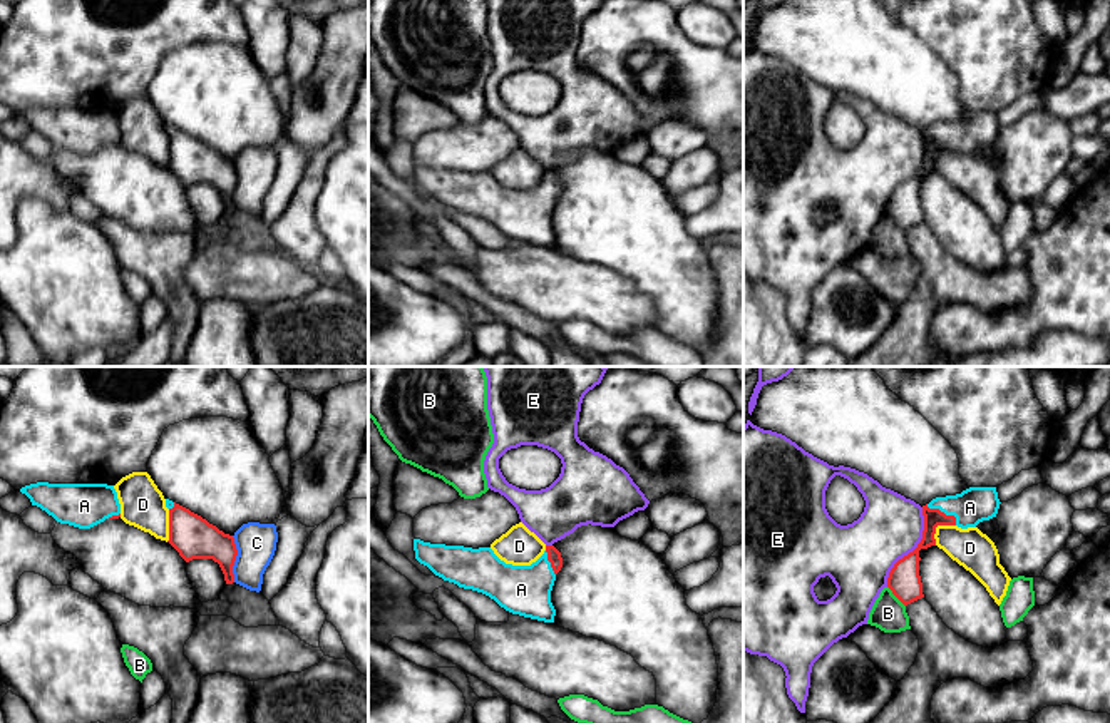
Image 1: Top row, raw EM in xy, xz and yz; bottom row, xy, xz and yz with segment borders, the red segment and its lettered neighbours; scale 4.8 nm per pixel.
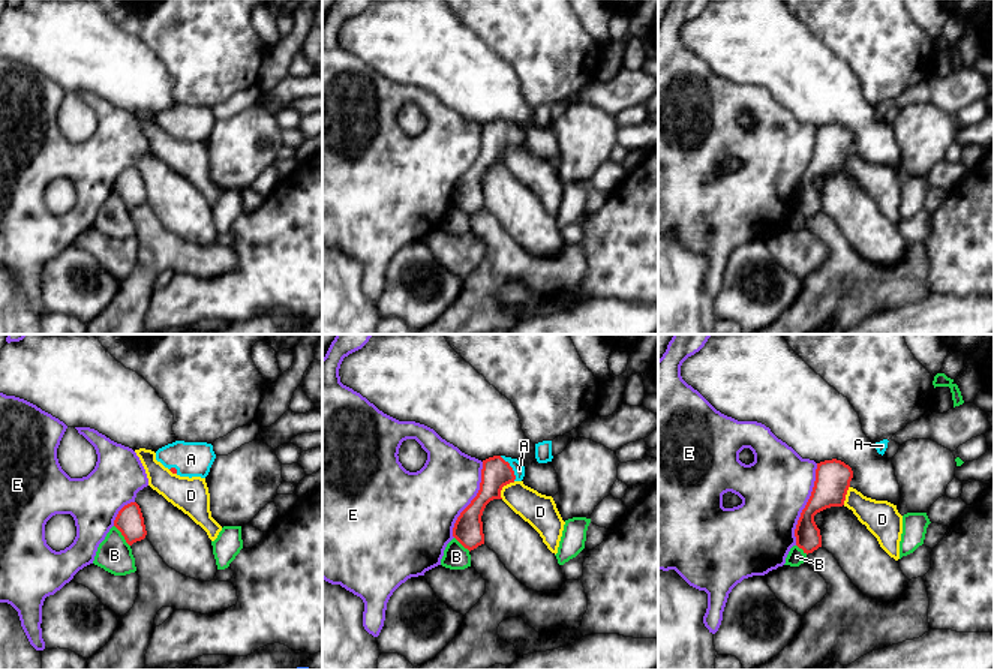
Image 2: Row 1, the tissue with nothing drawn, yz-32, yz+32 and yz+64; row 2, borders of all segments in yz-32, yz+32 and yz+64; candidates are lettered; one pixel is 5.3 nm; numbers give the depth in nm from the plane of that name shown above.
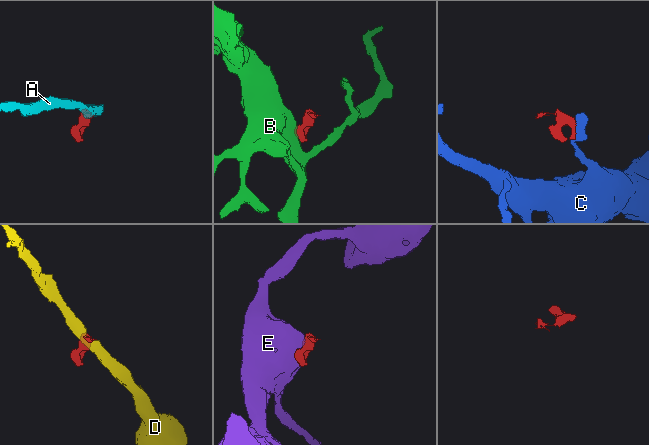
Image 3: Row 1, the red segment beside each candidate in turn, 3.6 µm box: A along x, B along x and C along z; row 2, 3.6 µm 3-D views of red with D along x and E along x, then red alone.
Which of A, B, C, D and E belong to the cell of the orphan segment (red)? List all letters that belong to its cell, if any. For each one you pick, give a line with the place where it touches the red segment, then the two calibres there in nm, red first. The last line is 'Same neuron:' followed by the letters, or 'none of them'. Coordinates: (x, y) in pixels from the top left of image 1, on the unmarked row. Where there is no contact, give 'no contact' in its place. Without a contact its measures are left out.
A: yz (943, 138) | 90/170 nm
Same neuron: A

